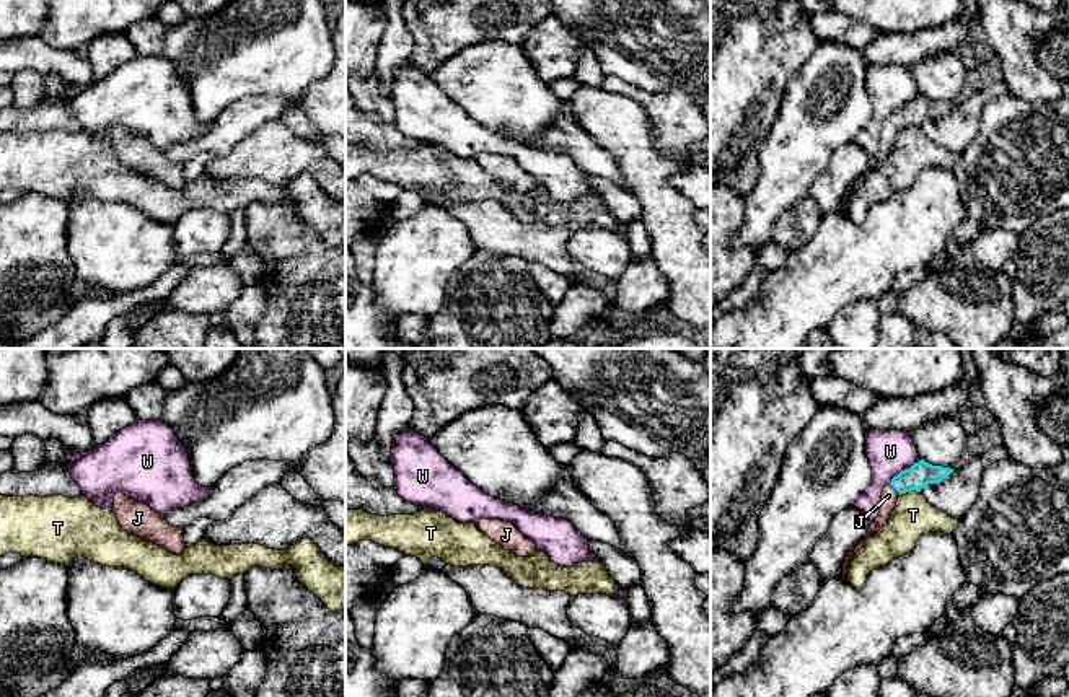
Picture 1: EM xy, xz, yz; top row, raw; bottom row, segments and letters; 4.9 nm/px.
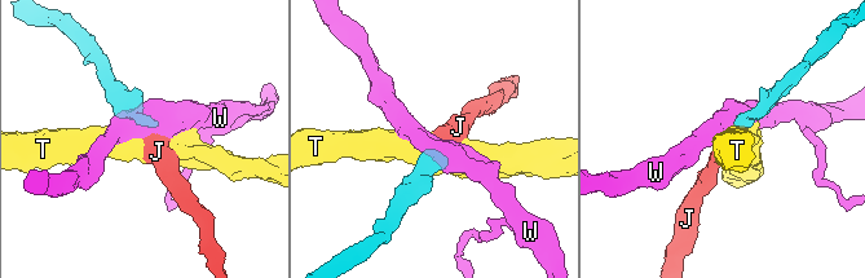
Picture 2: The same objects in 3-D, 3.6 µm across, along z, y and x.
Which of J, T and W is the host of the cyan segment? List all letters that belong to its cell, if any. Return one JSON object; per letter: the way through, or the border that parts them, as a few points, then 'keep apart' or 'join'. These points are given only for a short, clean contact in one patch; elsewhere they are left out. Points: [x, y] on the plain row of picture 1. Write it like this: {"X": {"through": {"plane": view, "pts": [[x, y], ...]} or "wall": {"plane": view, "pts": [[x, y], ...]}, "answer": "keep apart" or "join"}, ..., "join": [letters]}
{"J": {"through": {"plane": "yz", "pts": [[919, 109], [893, 122], [888, 131]]}, "answer": "join"}, "T": {"wall": {"plane": "yz", "pts": [[919, 126], [900, 129]]}, "answer": "keep apart"}, "W": {"wall": {"plane": "yz", "pts": [[921, 93], [901, 105], [888, 118]]}, "answer": "keep apart"}, "join": ["J"]}

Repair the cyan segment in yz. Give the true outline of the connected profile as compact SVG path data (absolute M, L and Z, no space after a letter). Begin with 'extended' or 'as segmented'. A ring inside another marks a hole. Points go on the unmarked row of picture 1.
extended; M921 94L919 98L914 98L909 104L901 106L898 111L891 114L891 117L883 124L882 127L882 142L878 151L870 158L870 163L865 169L865 173L856 179L856 182L847 189L847 192L842 197L842 213L847 215L847 208L851 204L851 199L856 192L856 189L864 182L864 178L877 169L890 155L898 132L901 129L916 125L921 127L921 124L927 119L939 119L944 114L947 114L953 104L942 103L942 101L932 101Z

